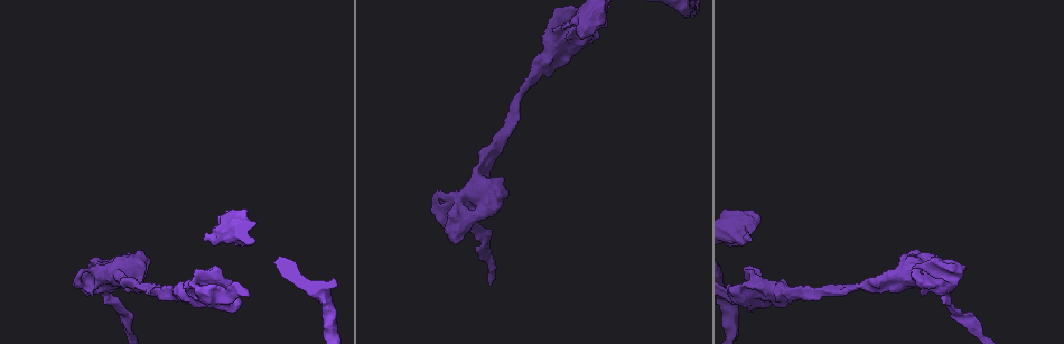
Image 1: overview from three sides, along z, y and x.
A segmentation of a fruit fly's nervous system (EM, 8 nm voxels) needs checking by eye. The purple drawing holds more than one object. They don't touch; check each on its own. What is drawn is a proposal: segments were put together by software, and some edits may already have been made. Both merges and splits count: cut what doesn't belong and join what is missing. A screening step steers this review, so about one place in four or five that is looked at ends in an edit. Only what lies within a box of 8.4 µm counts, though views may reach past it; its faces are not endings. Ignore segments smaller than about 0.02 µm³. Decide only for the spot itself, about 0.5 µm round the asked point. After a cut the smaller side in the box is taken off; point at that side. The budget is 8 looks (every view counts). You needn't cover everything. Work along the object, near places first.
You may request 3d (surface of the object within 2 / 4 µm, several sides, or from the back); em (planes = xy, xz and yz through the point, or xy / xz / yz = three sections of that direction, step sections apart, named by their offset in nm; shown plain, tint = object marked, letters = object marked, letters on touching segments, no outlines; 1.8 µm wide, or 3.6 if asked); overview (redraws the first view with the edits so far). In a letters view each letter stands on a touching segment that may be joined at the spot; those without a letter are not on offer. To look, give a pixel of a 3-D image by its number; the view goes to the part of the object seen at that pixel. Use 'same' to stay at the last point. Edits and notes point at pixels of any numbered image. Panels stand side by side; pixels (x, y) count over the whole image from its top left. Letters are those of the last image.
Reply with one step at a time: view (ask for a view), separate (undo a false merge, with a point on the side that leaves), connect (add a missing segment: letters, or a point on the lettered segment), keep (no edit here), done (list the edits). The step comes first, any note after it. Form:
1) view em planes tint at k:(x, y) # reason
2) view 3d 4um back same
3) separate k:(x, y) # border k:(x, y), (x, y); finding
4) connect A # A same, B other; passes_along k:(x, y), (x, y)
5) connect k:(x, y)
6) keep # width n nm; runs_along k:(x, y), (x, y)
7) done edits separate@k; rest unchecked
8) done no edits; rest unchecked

view 3d 4um at 1:(462, 200) # thick turns thin

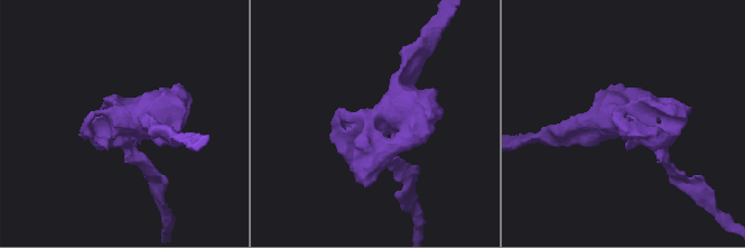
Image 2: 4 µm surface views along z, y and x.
view em 3.6um planes tint at 2:(124, 126)

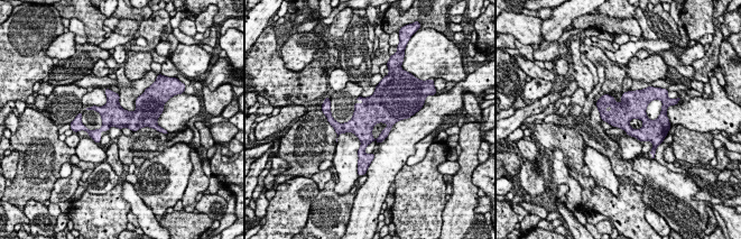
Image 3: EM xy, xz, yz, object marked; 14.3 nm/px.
view em 3.6um planes letters same

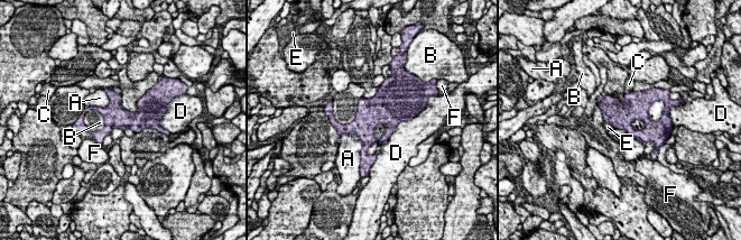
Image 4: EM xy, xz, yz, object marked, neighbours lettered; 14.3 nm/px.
keep # width 340 nm; A other, B other, C other, D other, E other, F other; runs_along 4:(154, 117), (114, 119), (94, 135); one cell here

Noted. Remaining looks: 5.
view 3d 4um at 1:(237, 309) # thick end

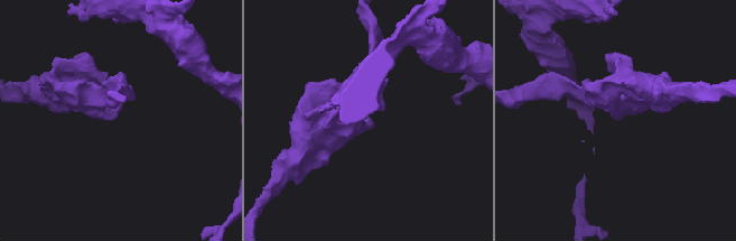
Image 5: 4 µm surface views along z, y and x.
view em xz step 8 letters at 5:(115, 118) # shape alone is not enough

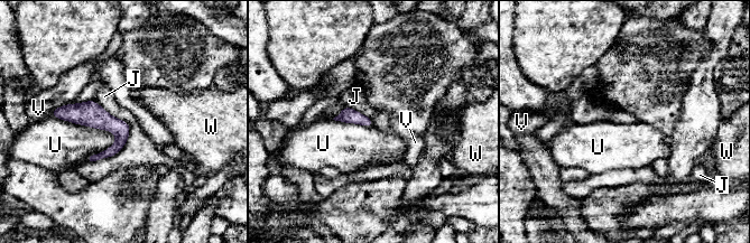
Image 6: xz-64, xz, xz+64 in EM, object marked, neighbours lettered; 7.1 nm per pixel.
keep # longest_contact U 500 nm; J other, U other, V other, W other; no lettered segment goes on from it

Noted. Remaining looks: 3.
view 3d 4um back at 1:(204, 239) # an open end

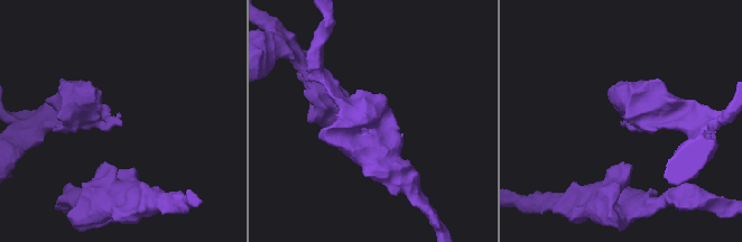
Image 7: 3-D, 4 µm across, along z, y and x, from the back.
view em yz step 4 letters at 7:(121, 126)

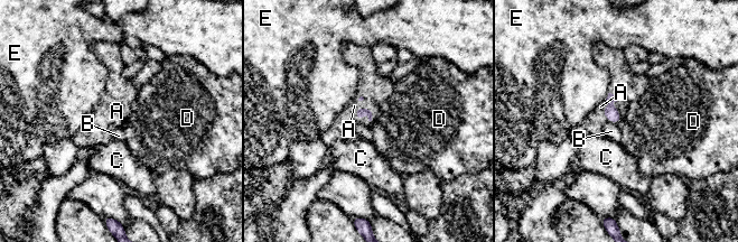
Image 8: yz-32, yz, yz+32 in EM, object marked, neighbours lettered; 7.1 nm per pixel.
view em planes letters same # cut it another way

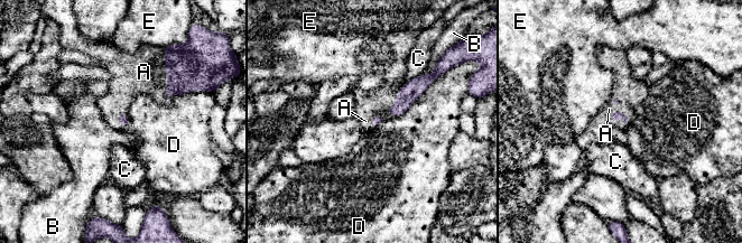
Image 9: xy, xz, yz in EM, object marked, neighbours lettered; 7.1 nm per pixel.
connect A # A same, B other, C other, D other, E other; passes_along 9:(197, 65), (167, 82), (144, 72); the cell continues

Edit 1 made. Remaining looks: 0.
done edits connect@9; rest unchecked

